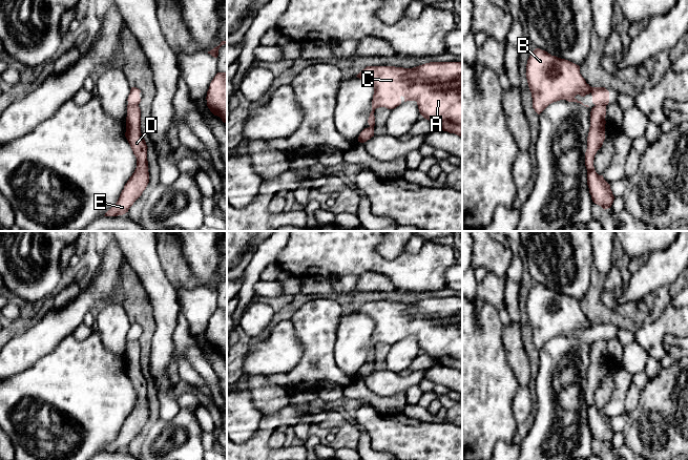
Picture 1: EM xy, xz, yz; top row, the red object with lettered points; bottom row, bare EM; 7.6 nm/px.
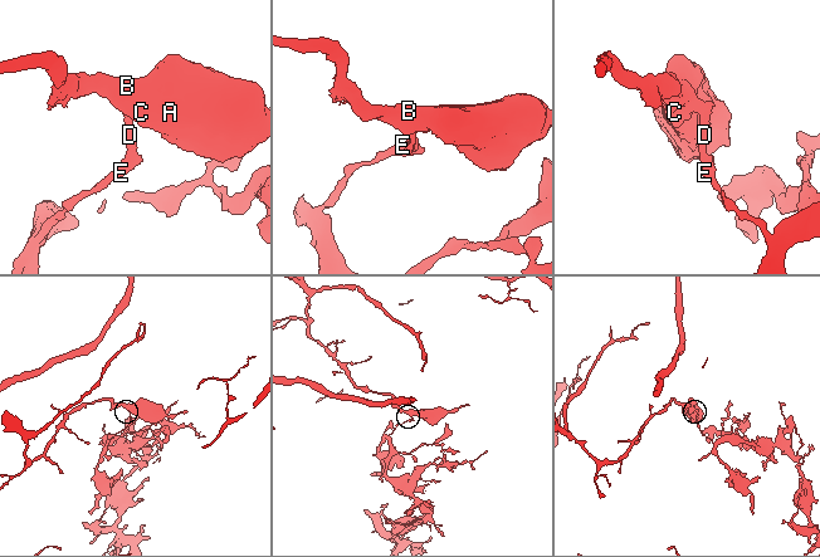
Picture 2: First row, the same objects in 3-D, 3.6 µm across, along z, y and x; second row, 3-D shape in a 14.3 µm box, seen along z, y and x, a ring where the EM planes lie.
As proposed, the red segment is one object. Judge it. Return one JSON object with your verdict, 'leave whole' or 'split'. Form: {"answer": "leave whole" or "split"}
{"answer": "split"}

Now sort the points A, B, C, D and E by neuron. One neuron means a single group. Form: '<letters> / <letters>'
A B C / D E

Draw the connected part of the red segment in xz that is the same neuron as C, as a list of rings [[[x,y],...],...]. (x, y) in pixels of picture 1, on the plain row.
[[[430,297],[413,304],[395,301],[367,301],[357,311],[374,321],[372,347],[368,358],[375,361],[376,343],[394,344],[401,339],[400,332],[416,336],[420,350],[439,364],[462,373],[462,297]]]

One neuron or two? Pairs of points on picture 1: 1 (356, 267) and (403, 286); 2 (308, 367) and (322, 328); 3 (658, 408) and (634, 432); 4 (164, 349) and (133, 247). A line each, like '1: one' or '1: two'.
1: one
2: one
3: one
4: one

